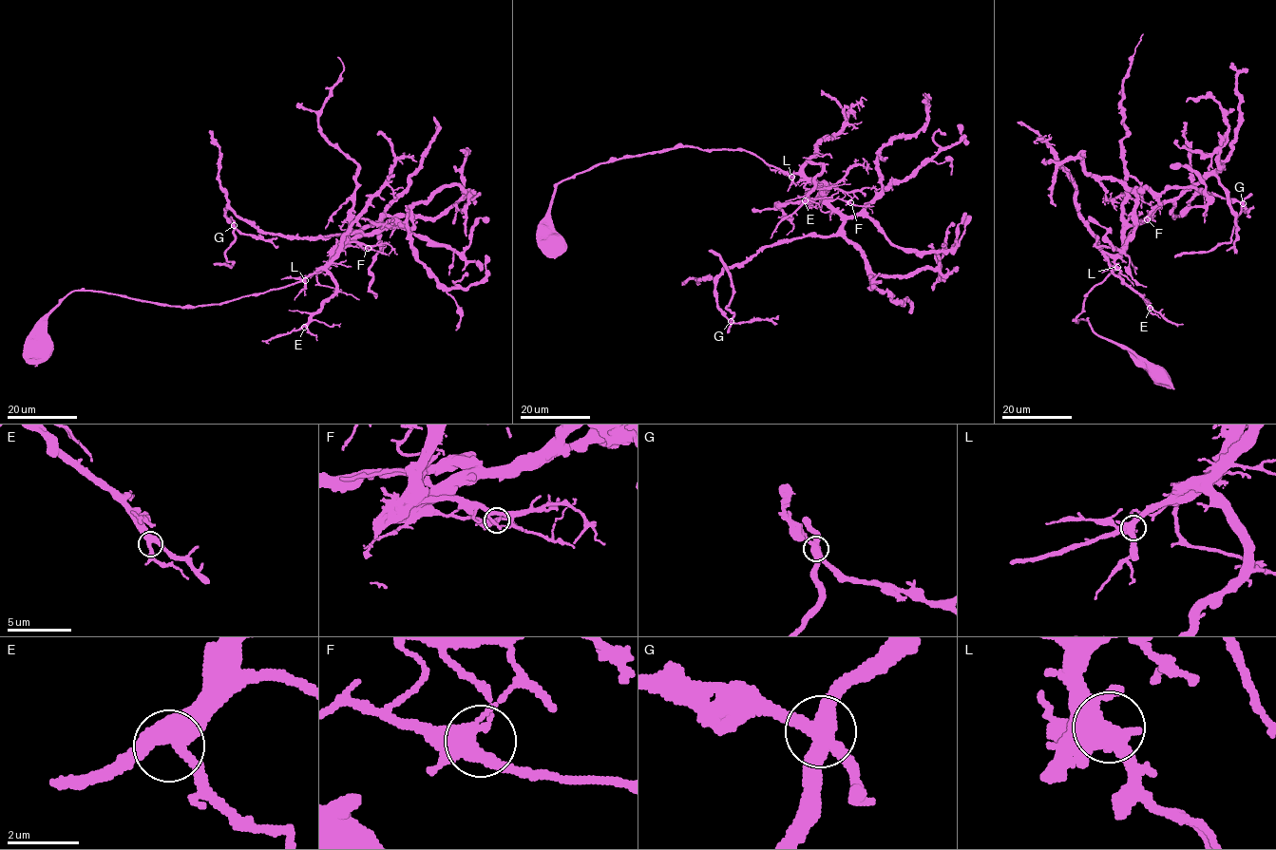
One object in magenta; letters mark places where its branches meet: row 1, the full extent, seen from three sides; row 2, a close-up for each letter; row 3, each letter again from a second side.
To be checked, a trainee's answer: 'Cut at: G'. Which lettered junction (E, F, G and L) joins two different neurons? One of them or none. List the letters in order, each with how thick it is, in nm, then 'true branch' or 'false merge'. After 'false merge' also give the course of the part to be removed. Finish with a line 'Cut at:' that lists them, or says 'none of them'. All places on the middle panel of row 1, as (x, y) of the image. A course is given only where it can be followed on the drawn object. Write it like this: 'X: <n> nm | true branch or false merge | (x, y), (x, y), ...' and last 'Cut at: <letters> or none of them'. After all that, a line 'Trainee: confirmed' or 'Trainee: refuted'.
E: 440 nm | true branch
F: 340 nm | true branch
G: 440 nm | false merge | (731, 322), (733, 312), (726, 308), (733, 291), (730, 273), (719, 256), (709, 250)
L: 480 nm | true branch
Cut at: G
Trainee: confirmed

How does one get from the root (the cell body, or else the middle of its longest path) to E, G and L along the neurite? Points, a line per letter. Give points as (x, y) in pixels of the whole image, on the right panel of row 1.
E: (1160, 376), (1076, 320), (1114, 270), (1105, 254), (1150, 308)
G: (1160, 376), (1076, 322), (1085, 296), (1161, 204), (1173, 203), (1172, 217), (1200, 194), (1243, 202)
L: (1160, 376), (1133, 351), (1095, 335), (1088, 320), (1076, 320), (1087, 294), (1117, 267)

